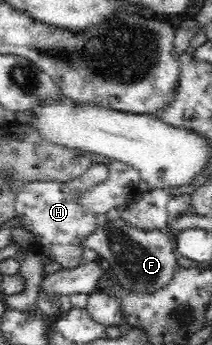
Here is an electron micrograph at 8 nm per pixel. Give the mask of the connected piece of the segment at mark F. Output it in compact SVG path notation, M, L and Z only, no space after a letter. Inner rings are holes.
M124 218L106 220L92 235L84 239L84 246L99 253L100 260L108 261L113 278L130 292L150 292L170 281L177 268L176 250L172 235L165 230L143 230L126 222Z

